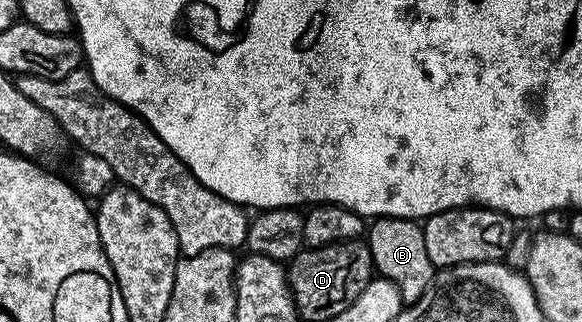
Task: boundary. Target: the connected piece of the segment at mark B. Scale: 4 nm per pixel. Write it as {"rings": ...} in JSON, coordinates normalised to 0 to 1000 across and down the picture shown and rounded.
{"rings":[[[684,671],[646,674],[631,708],[631,755],[643,835],[680,888],[698,947],[713,941],[730,910],[747,854],[741,801],[734,801],[734,752],[727,752],[729,724],[730,711],[718,686]]]}

